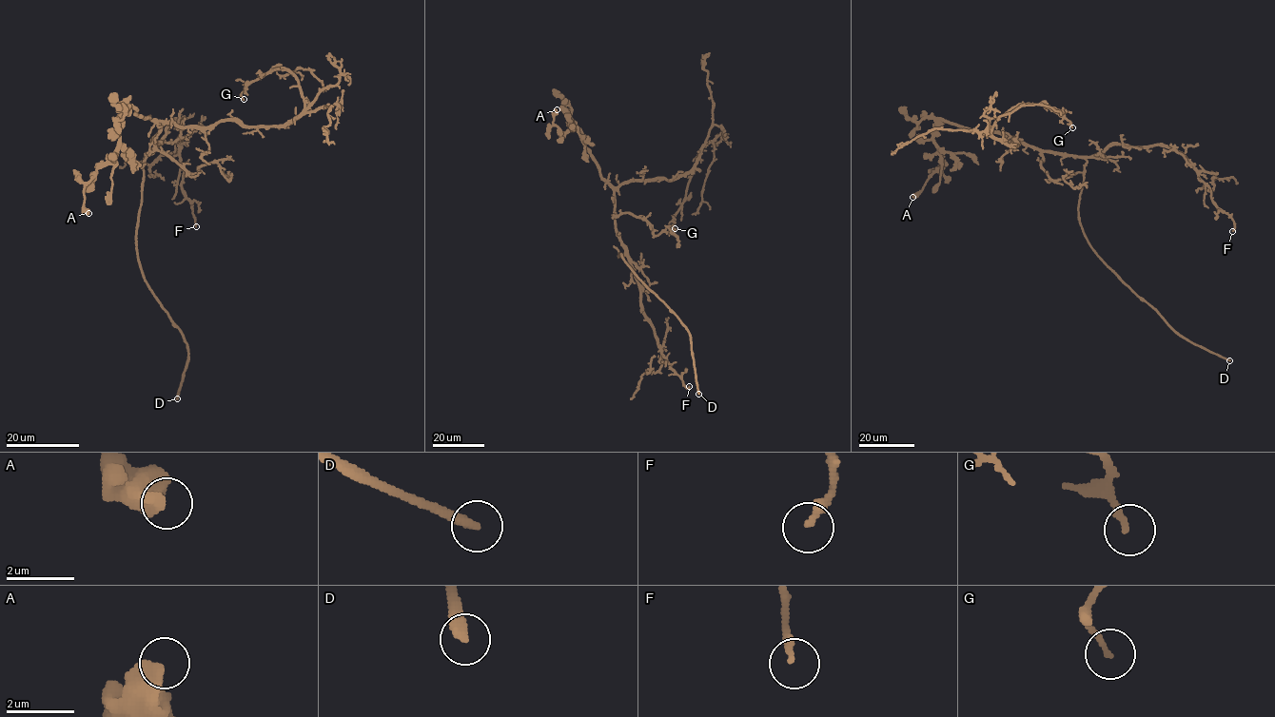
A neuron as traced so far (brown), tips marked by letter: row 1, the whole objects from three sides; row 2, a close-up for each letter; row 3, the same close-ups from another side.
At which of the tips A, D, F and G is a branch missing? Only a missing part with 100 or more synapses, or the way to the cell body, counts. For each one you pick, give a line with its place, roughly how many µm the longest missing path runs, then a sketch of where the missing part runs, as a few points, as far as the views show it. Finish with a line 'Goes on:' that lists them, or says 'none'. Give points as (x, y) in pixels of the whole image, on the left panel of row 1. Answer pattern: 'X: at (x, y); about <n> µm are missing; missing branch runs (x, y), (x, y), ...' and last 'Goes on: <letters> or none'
D: at (177, 398); about 70 µm are missing; missing branch runs (177, 398), (164, 427), (153, 431), (159, 434), (157, 440), (162, 446), (175, 445), (177, 448)
Goes on: D

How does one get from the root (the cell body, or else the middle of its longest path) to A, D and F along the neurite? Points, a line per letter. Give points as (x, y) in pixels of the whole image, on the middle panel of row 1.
A: (621, 240), (613, 188), (601, 176), (581, 131), (570, 121), (573, 127), (565, 132), (553, 124), (557, 109)
D: (621, 240), (625, 253), (618, 256), (621, 253), (637, 276), (687, 329), (698, 394)
F: (621, 240), (637, 279), (643, 315), (653, 328), (669, 366), (685, 385), (689, 386)

